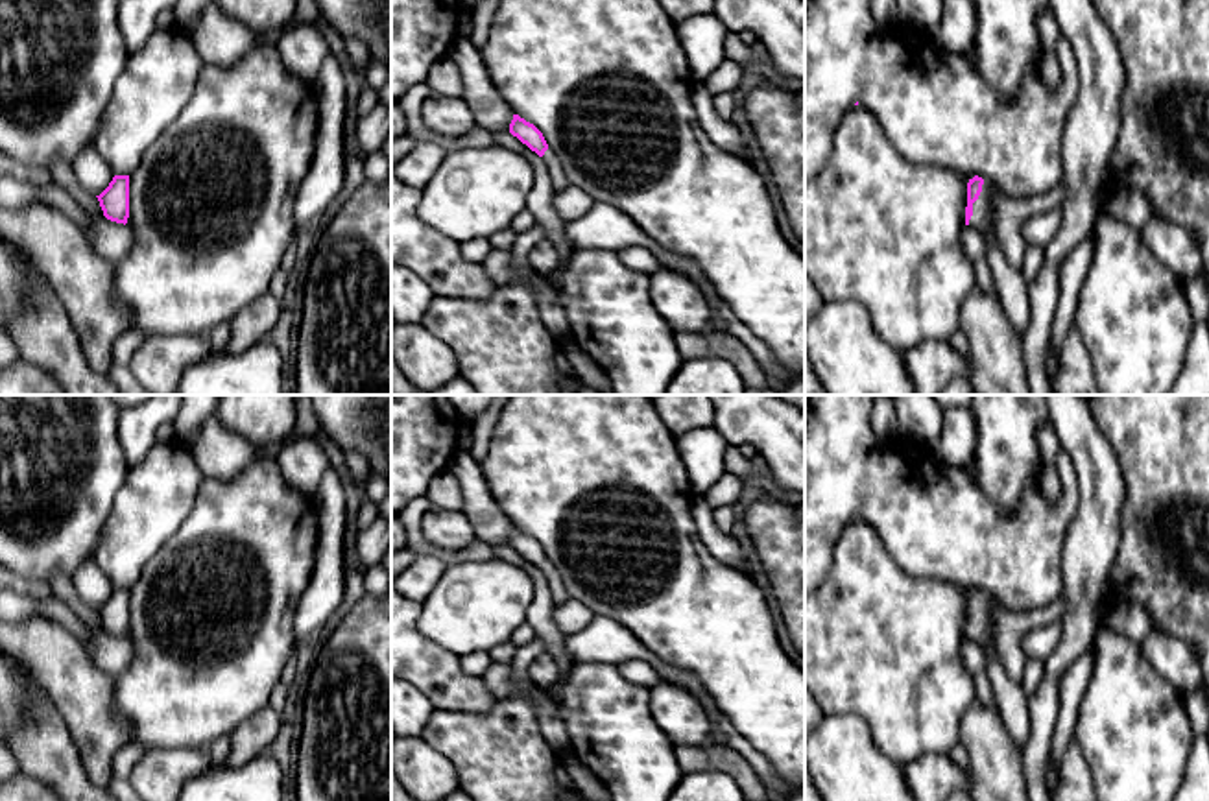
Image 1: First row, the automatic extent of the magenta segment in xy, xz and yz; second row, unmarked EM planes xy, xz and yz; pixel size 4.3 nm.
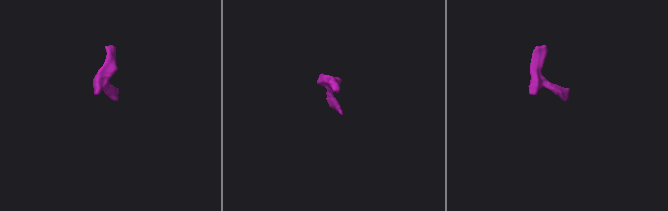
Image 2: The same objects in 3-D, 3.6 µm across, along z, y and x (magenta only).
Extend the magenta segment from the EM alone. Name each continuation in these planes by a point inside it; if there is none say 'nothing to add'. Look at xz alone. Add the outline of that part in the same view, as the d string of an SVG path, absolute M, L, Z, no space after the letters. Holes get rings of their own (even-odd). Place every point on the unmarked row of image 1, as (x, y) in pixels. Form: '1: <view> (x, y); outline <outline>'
1: xz (558, 591); outline M548 561L543 568L546 581L550 583L550 592L554 602L565 602L569 598L561 576L557 574L556 567Z

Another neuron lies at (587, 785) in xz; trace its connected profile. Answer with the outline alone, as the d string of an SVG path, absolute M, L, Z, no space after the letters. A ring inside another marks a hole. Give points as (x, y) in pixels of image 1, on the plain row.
M565 749L559 759L580 797L589 801L613 799L609 786L602 783L570 749Z

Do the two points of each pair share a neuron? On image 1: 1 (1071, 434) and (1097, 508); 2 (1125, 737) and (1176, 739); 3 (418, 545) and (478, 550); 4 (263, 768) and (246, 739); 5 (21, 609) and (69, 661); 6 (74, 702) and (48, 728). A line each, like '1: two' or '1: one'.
1: one
2: one
3: one
4: two
5: two
6: two

